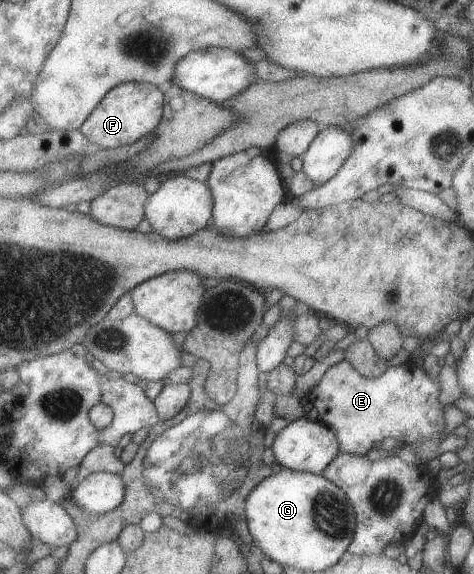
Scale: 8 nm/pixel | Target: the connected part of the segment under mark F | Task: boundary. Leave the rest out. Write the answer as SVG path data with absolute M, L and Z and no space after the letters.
M128 82L114 87L84 122L81 130L96 148L122 148L148 137L162 123L165 90L148 82Z

